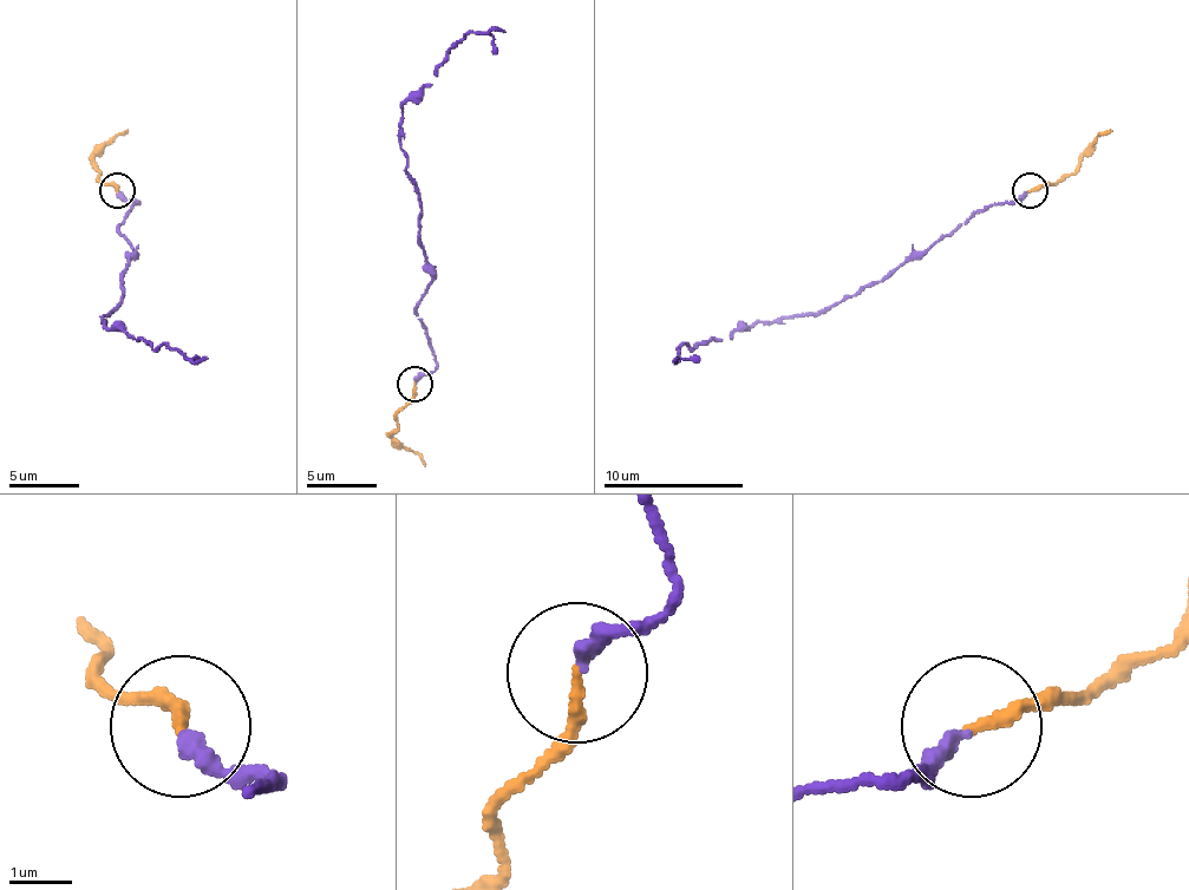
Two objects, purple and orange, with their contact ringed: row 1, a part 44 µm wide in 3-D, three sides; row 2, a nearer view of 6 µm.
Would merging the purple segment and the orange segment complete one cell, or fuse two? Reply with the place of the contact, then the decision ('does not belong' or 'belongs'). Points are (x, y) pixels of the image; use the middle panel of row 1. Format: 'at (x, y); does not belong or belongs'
at (415, 384); belongs

